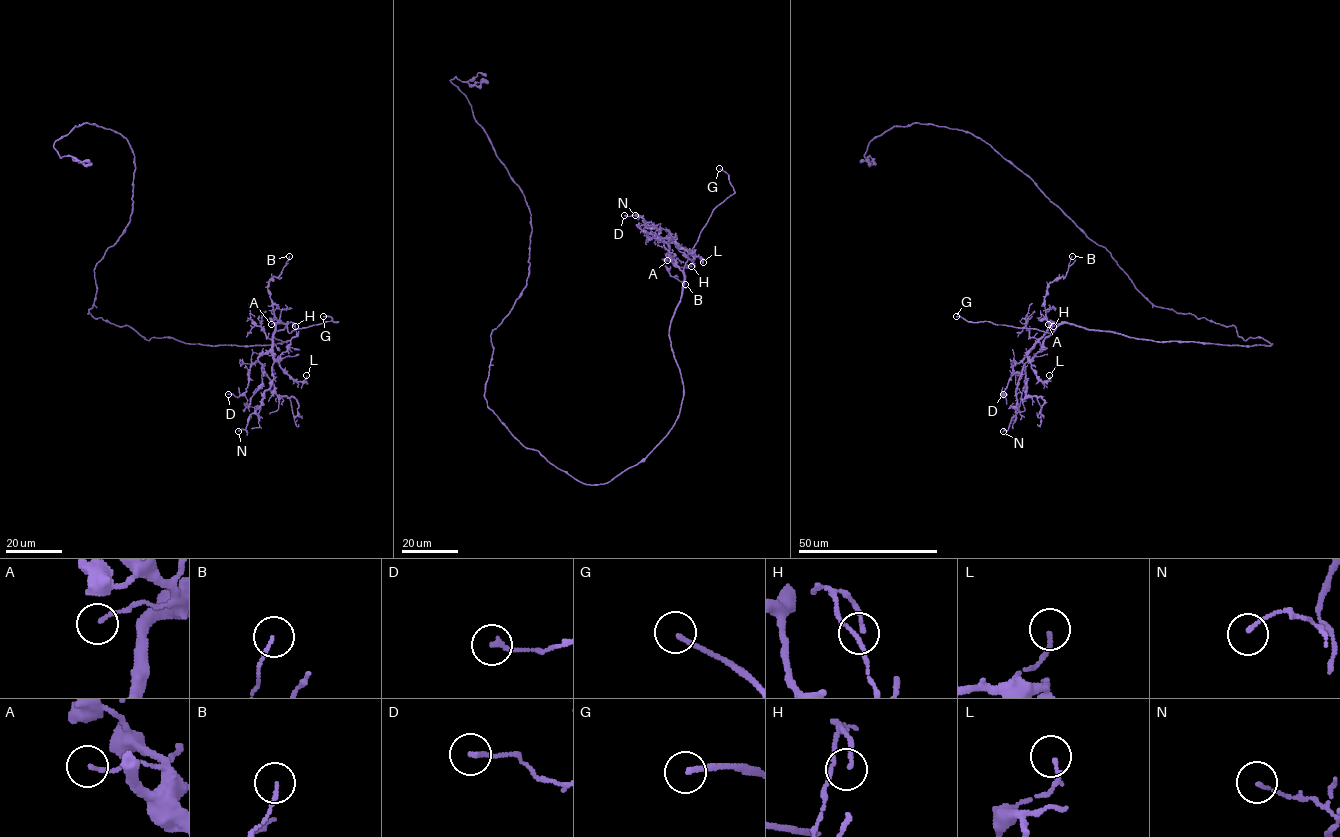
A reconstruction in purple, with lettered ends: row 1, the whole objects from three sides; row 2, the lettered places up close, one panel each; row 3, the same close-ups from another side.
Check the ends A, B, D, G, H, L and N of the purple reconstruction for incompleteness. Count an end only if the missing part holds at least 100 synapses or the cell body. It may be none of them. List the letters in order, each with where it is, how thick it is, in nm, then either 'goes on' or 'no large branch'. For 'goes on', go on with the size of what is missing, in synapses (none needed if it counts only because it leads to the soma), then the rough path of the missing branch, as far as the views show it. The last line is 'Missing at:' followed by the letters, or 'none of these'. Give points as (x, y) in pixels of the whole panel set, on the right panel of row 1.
A: at (1048, 324); 120 nm thick; no large branch
B: at (1072, 256); 110 nm thick; no large branch
D: at (1003, 394); 170 nm thick; no large branch
G: at (956, 316); 170 nm thick; goes on
H: at (1053, 326); 150 nm thick; no large branch
L: at (1049, 375); 140 nm thick; no large branch
N: at (1003, 431); 100 nm thick; no large branch
Missing at: G

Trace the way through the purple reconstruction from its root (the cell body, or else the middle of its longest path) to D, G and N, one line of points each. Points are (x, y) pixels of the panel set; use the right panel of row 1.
D: (1221, 324), (1234, 326), (1245, 340), (1259, 337), (1272, 344), (1155, 342), (1052, 323), (1013, 366), (1003, 394)
G: (1221, 324), (1234, 326), (1245, 340), (1259, 337), (1272, 344), (1155, 342), (1067, 323), (1047, 333), (956, 316)
N: (1221, 324), (1234, 326), (1245, 340), (1272, 344), (1155, 342), (1052, 323), (1027, 354), (1016, 413), (1003, 431)

